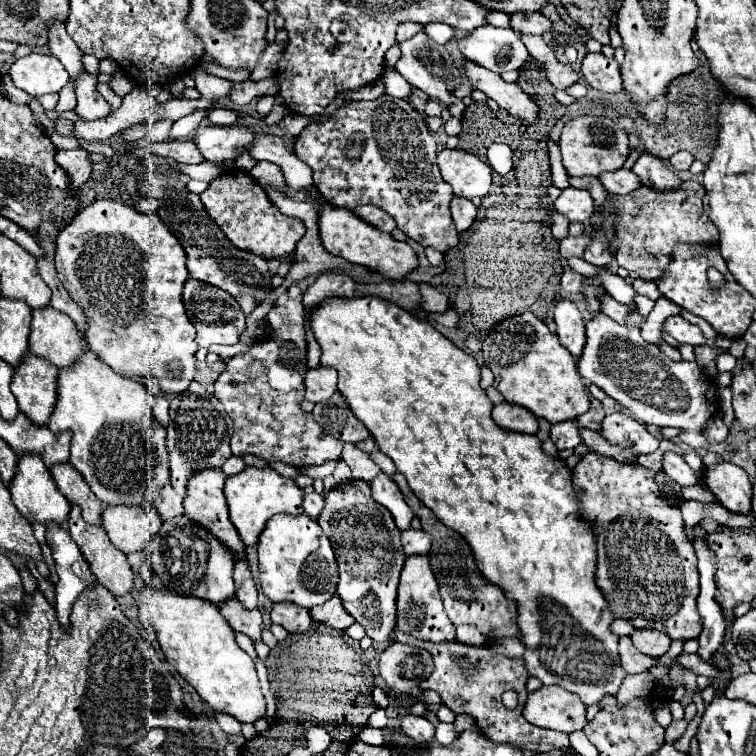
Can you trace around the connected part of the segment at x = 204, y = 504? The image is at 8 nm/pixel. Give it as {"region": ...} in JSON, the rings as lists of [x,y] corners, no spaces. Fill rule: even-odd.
{"region":[[[204,469],[202,473],[196,473],[192,479],[190,479],[190,485],[188,485],[188,493],[184,497],[184,509],[186,509],[186,515],[198,523],[200,527],[208,529],[222,545],[226,545],[226,549],[230,549],[234,553],[234,559],[236,561],[244,561],[246,559],[246,547],[236,531],[236,527],[232,525],[230,517],[228,517],[228,505],[226,505],[226,497],[222,493],[222,487],[224,487],[224,481],[226,481],[226,475],[222,473],[222,469]]]}

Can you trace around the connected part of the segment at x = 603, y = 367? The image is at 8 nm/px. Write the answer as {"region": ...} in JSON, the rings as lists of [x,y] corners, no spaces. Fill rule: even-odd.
{"region":[[[604,313],[594,315],[586,323],[586,345],[578,361],[578,373],[586,383],[598,385],[608,397],[624,405],[636,421],[644,425],[684,429],[678,433],[684,443],[706,447],[719,457],[736,452],[727,441],[710,443],[700,433],[704,423],[718,411],[718,397],[716,387],[712,387],[698,363],[670,361],[656,345],[646,343],[636,327],[618,325]]]}

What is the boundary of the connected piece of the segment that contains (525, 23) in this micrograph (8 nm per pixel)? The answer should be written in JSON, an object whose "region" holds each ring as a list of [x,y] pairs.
{"region":[[[514,13],[512,15],[512,29],[532,35],[546,35],[554,31],[554,21],[550,21],[542,13]]]}

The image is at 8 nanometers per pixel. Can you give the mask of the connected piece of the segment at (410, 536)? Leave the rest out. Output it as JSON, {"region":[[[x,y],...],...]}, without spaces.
{"region":[[[422,529],[400,531],[400,539],[406,555],[426,555],[430,551],[430,535]]]}

